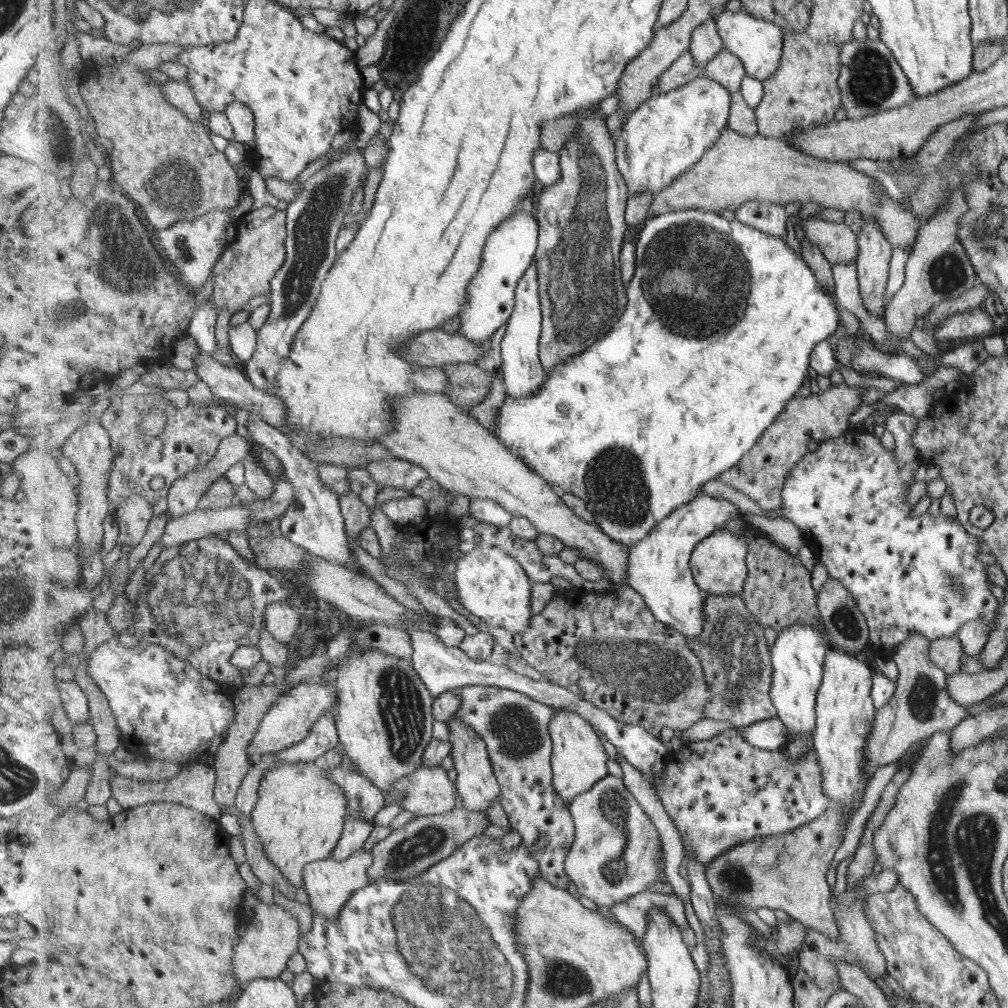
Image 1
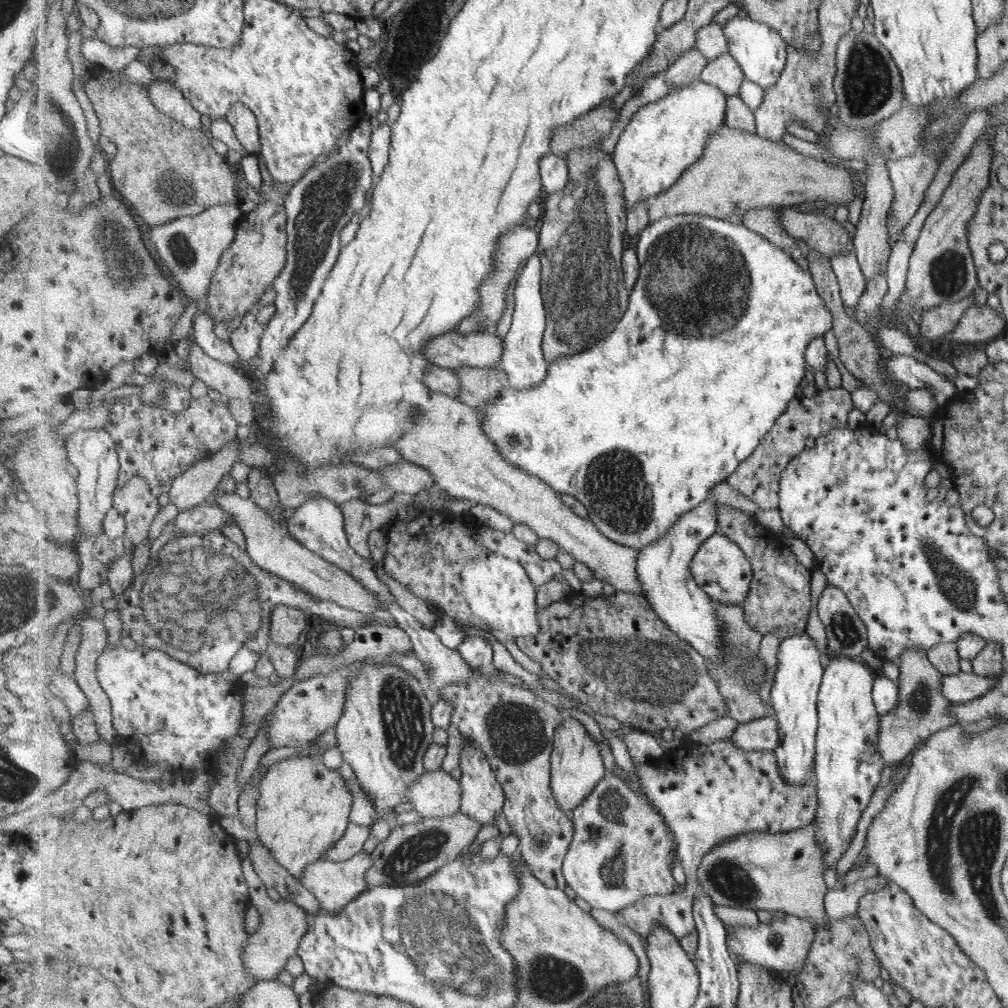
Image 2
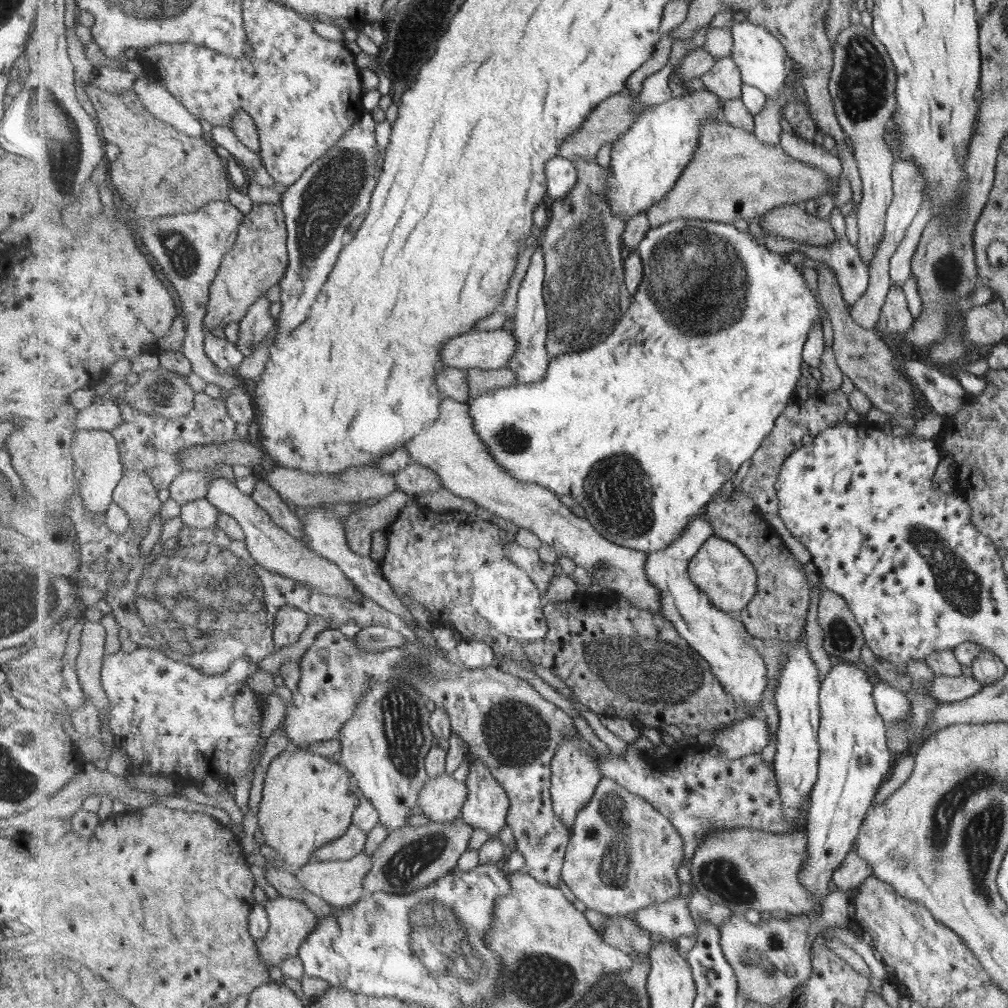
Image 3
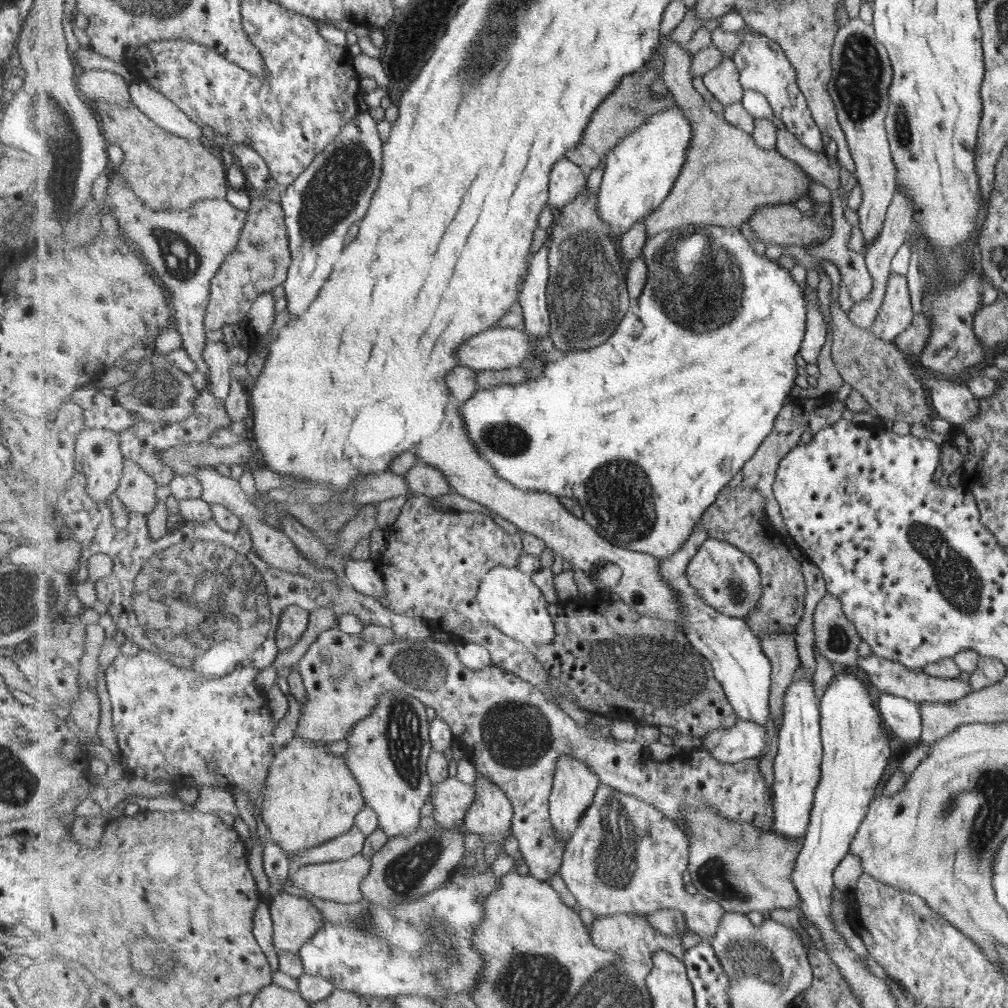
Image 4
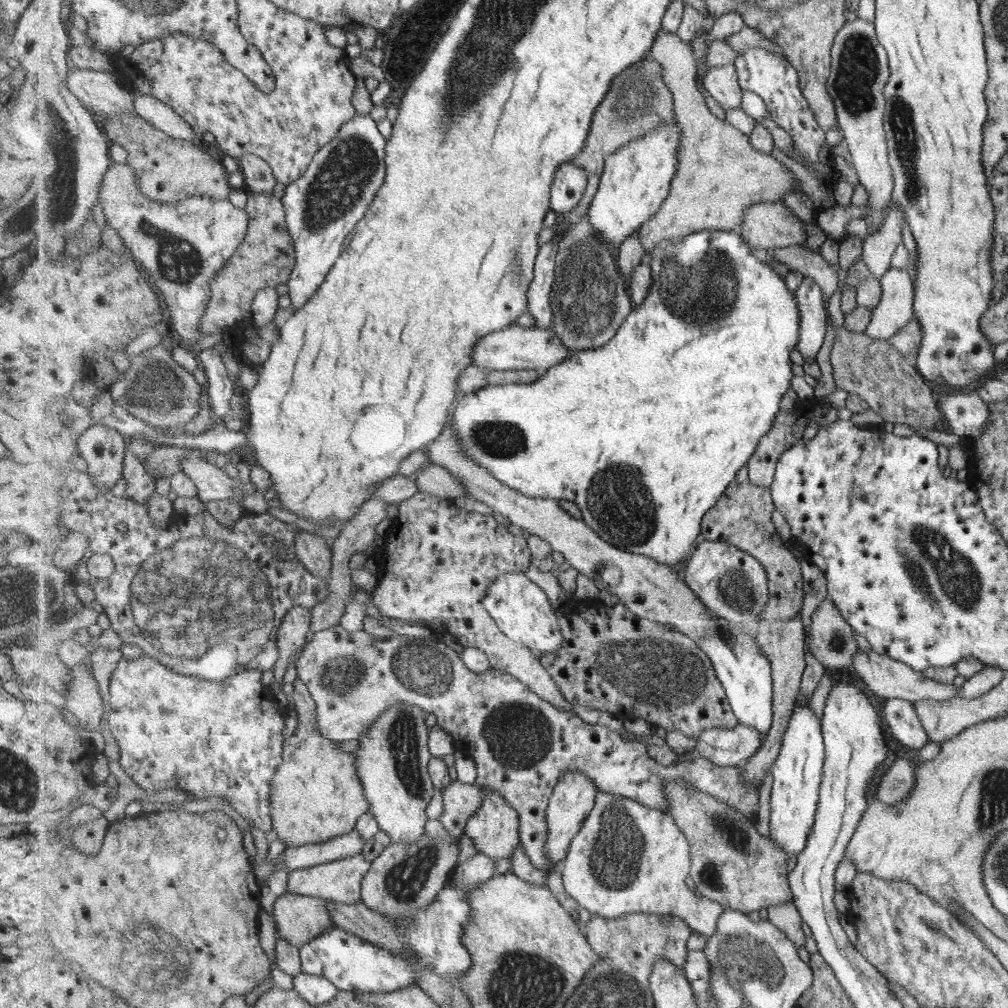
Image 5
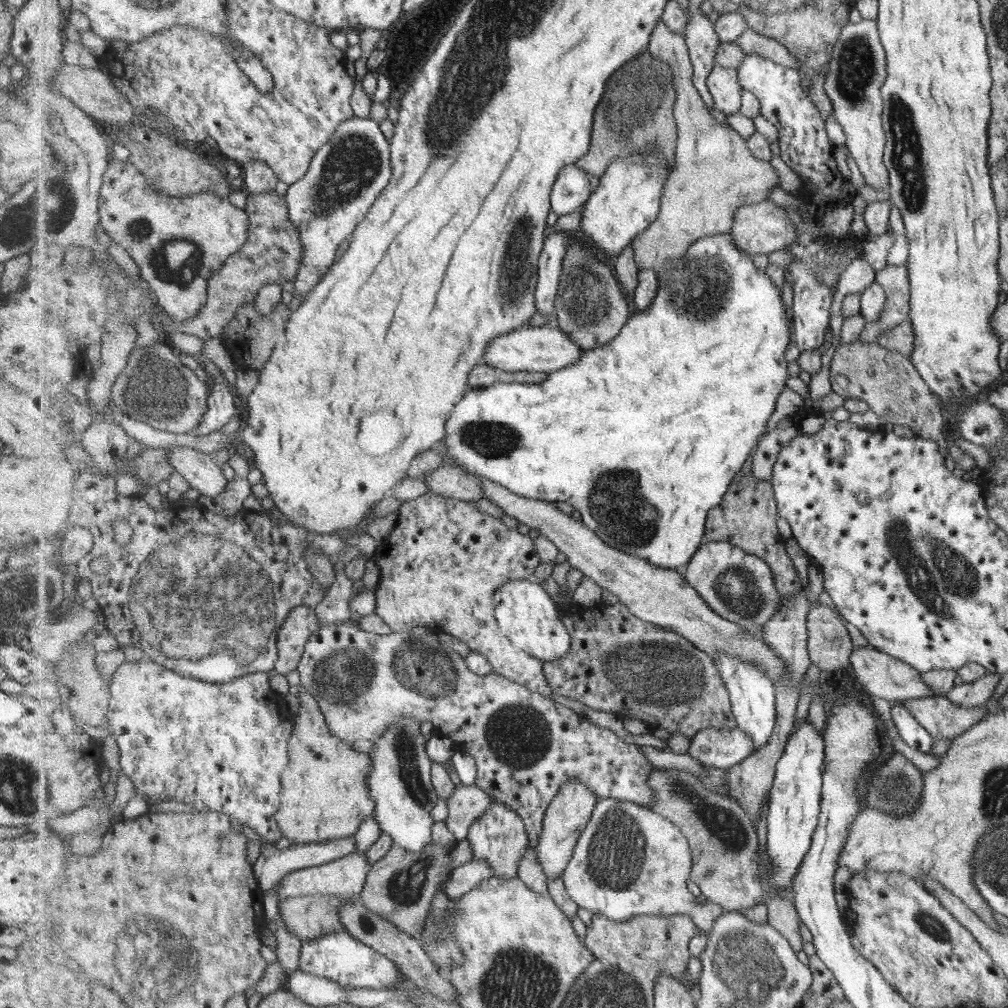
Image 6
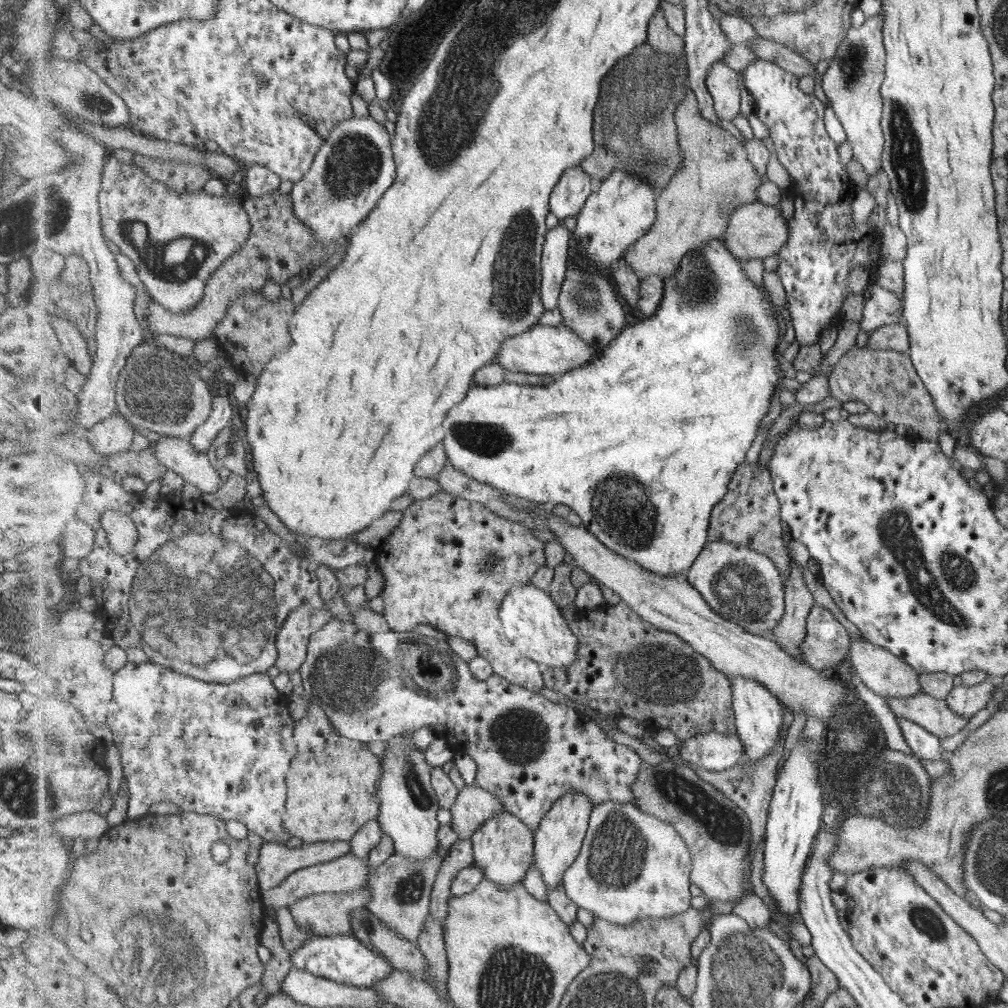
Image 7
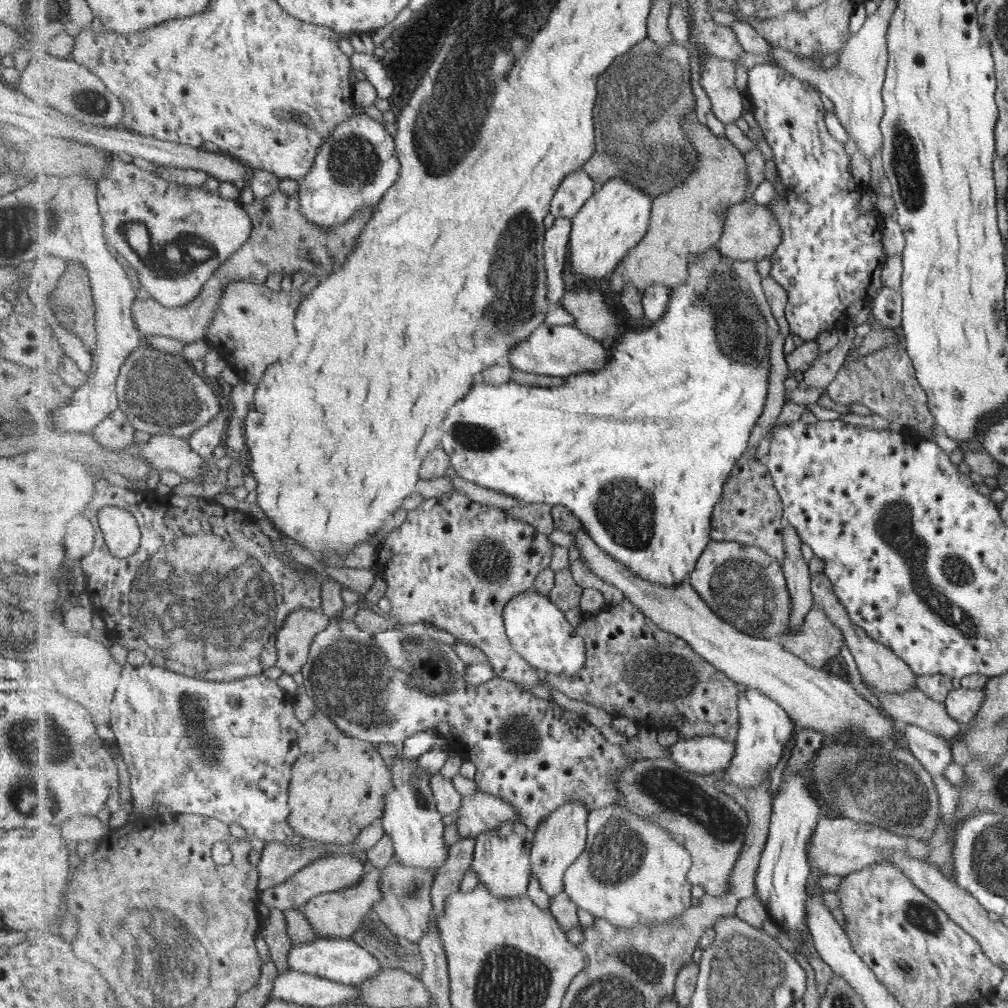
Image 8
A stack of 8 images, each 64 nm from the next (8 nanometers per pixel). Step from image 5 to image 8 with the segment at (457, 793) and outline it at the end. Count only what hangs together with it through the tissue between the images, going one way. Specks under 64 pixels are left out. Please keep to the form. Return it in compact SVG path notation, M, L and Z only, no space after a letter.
M478 789L476 794L462 797L458 810L457 828L461 838L477 839L481 833L497 828L505 822L522 822L518 810L501 797Z

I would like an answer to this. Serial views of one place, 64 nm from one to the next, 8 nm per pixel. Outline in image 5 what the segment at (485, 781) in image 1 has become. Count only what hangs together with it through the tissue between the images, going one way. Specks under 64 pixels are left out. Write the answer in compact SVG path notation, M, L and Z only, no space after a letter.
M486 790L481 808L469 819L466 834L469 835L477 850L495 860L501 858L514 858L516 848L522 844L520 835L520 814L511 806L508 800L498 792Z

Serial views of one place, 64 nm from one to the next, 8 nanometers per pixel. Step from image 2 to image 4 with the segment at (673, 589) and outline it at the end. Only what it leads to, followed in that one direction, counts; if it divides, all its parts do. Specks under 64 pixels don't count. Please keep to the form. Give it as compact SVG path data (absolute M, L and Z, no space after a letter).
M703 524L697 525L695 533L685 546L669 558L660 559L660 573L664 579L678 592L680 607L686 614L684 631L694 647L712 662L717 680L724 687L728 699L736 709L739 719L750 720L761 726L769 722L770 692L772 689L772 662L764 653L760 637L757 636L744 619L733 618L723 614L709 603L691 586L688 579L688 566L696 556L700 546L709 540L709 531Z

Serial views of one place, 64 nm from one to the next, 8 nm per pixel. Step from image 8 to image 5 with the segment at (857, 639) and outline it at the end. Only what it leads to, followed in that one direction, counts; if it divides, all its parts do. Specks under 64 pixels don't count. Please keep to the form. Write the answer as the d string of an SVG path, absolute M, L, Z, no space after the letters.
M871 648L867 653L858 652L854 658L854 669L856 675L866 684L873 695L885 698L899 698L901 700L913 702L924 700L947 700L959 693L959 687L955 687L953 683L945 684L943 682L935 682L931 678L925 678L923 674L913 671L911 667L897 659L874 652Z

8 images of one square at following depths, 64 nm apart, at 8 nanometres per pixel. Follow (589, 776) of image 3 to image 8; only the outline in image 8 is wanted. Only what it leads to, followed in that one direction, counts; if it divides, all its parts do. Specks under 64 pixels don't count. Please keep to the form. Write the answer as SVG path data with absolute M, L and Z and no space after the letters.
M571 801L551 813L536 831L532 846L532 873L537 876L543 891L553 898L564 892L564 876L569 867L584 853L588 845L588 816L584 802Z

